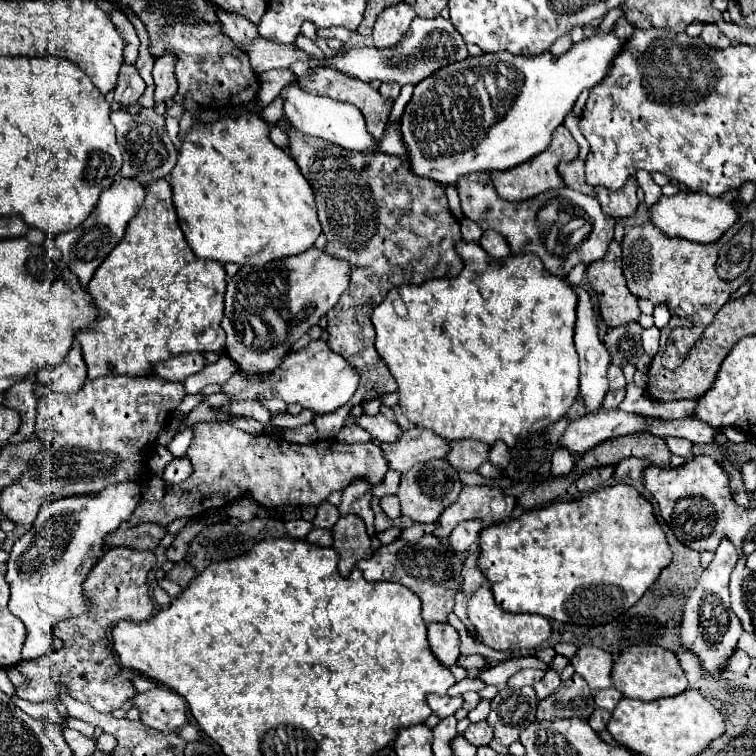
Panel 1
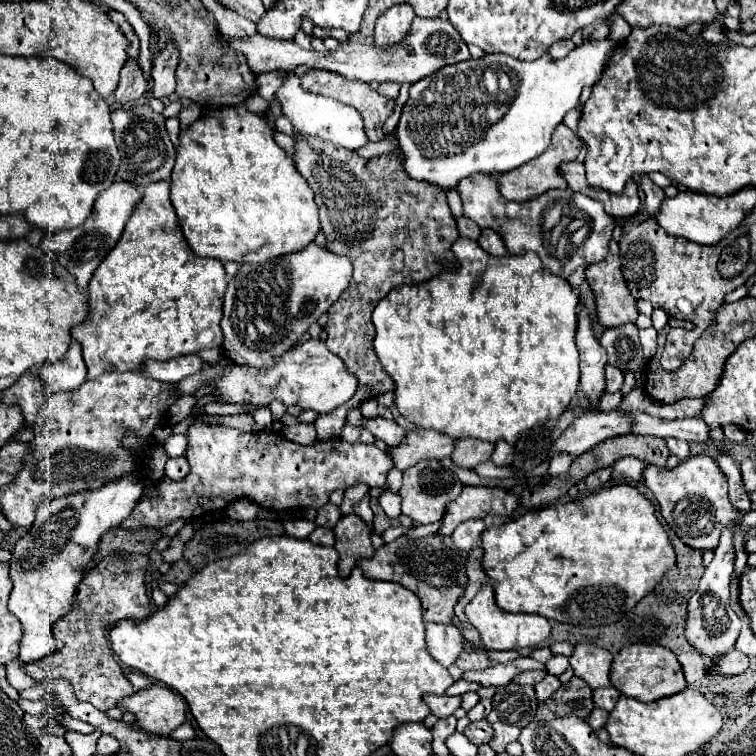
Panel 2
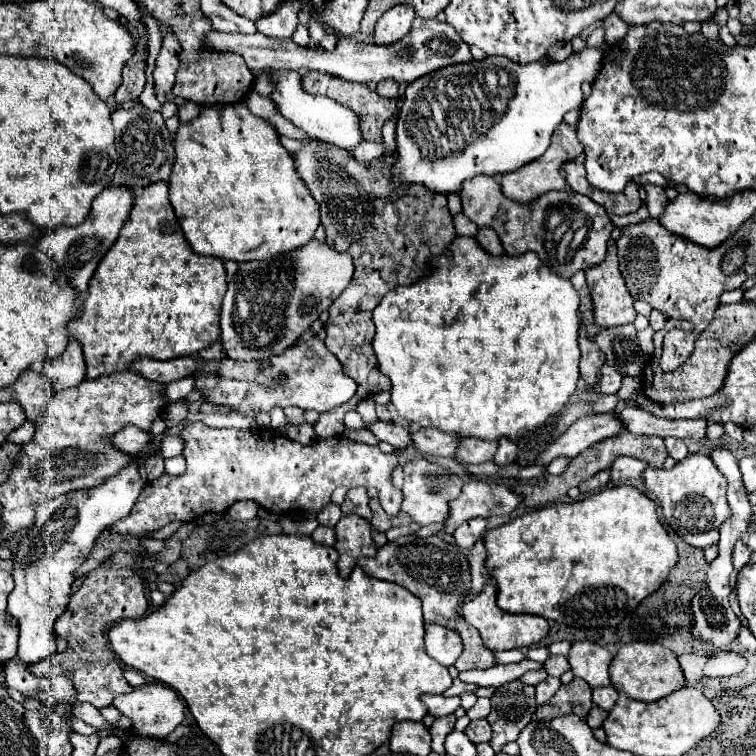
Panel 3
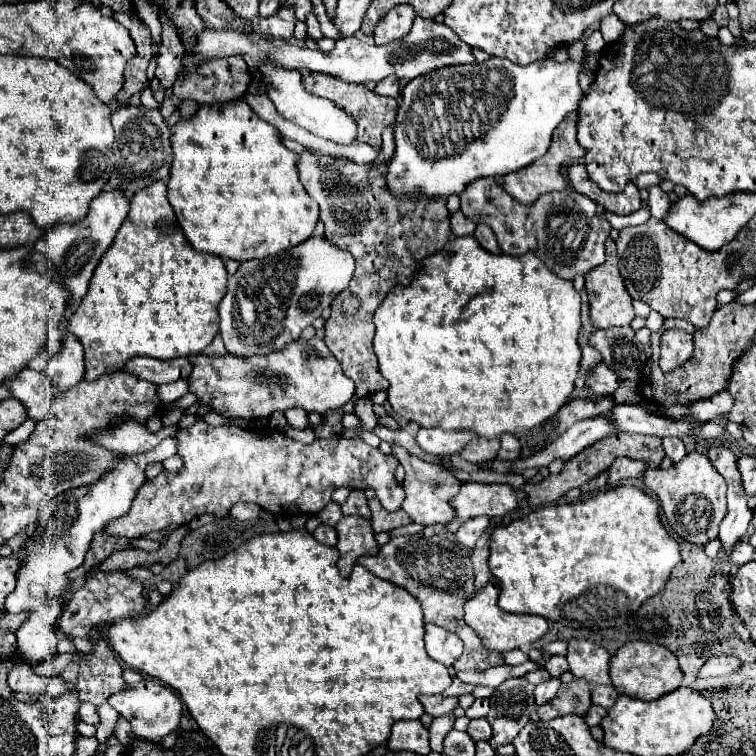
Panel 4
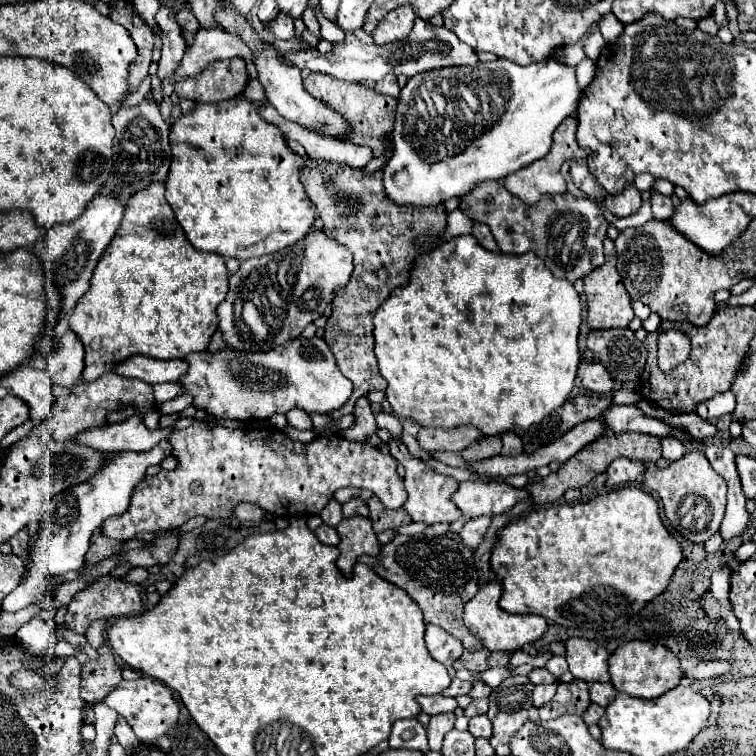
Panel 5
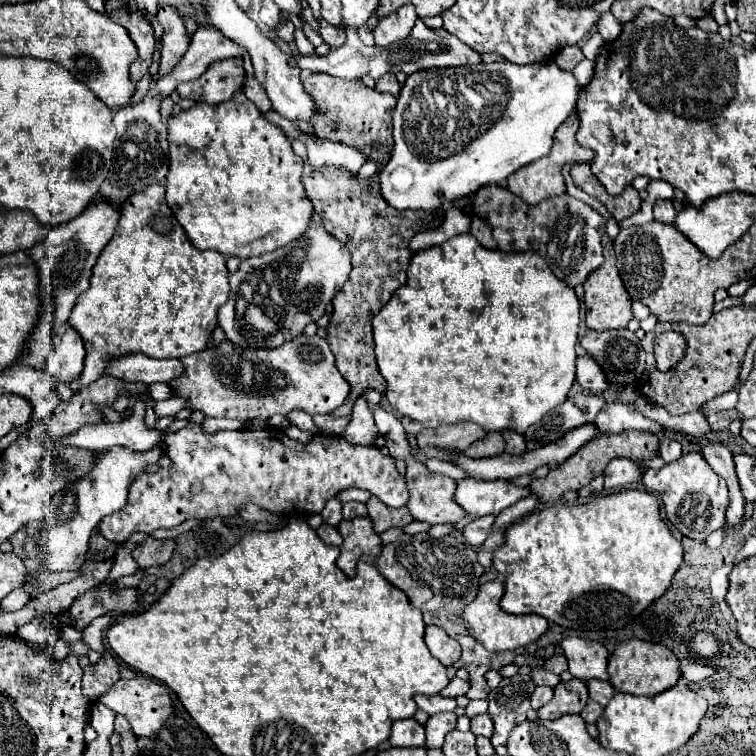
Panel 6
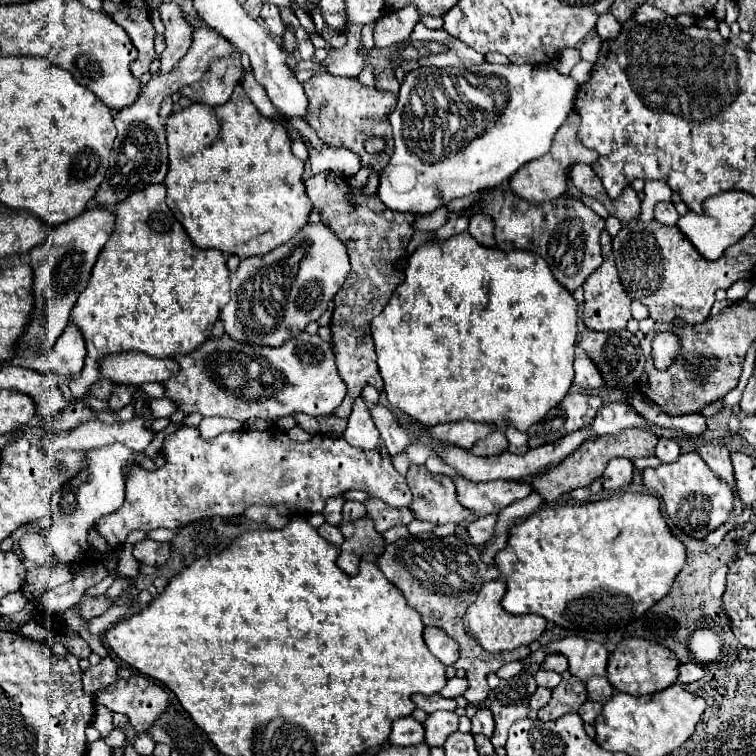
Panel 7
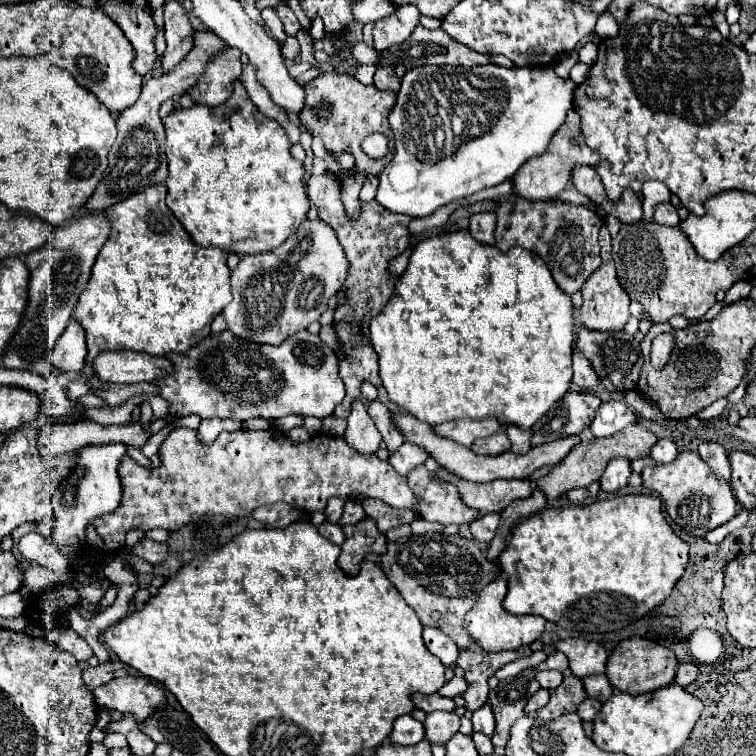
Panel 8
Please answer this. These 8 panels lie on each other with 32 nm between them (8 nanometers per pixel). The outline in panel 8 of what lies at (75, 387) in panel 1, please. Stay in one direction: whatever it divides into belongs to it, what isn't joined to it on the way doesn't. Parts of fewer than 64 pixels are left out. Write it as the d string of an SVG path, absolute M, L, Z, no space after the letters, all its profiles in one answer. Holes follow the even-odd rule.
M72 318L68 322L68 328L58 338L58 344L50 356L50 360L62 370L62 372L80 372L84 368L86 360L86 336L84 328Z

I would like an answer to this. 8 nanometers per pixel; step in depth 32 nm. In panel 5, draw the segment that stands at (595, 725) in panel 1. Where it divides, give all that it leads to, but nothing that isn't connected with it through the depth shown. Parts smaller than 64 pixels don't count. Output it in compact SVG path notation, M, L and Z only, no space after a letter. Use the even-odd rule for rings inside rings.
M590 704L590 708L586 708L584 710L584 714L582 714L582 718L584 718L584 722L590 726L590 724L596 724L600 718L604 716L604 708L602 706L598 706L598 704Z

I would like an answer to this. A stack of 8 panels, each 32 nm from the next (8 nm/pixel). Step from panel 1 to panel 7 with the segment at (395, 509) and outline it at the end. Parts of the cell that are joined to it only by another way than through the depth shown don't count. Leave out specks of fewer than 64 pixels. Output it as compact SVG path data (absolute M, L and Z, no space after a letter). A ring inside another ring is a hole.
M182 426L176 432L168 434L160 450L166 464L154 472L142 468L130 468L126 480L126 498L122 508L96 520L96 530L112 546L118 548L124 544L128 532L154 528L180 528L190 520L200 520L206 516L242 516L248 506L274 506L286 504L296 514L314 514L322 512L326 500L332 496L342 496L348 490L362 490L374 498L380 498L392 508L404 508L412 504L412 492L406 484L406 478L400 476L390 458L382 458L378 450L364 452L350 446L342 436L324 436L316 434L310 442L294 442L286 432L278 428L268 428L264 432L240 429L236 432L222 432L214 440L206 442L200 438L198 428Z

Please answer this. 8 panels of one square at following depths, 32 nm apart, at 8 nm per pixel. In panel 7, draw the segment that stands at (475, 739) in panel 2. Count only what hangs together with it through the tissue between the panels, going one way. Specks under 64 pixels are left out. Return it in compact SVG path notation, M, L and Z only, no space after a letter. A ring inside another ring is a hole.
M482 708L474 714L472 718L472 734L484 734L484 736L492 736L494 732L494 718L492 712L488 712L488 708Z

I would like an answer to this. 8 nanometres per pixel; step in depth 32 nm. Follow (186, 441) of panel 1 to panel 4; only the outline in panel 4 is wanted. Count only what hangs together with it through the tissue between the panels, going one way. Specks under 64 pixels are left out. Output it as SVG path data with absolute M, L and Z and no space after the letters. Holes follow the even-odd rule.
M166 438L162 440L154 450L146 454L128 454L122 456L116 468L112 472L106 472L100 480L84 486L84 488L74 488L72 492L62 492L50 504L40 512L40 524L34 532L32 538L28 538L24 546L24 556L20 556L22 566L18 572L18 586L14 592L8 594L4 608L6 612L18 614L22 610L32 610L30 618L18 628L18 652L24 662L36 664L48 660L54 650L56 650L58 639L56 639L56 618L62 610L60 602L60 592L68 584L66 574L84 562L84 554L90 550L92 536L98 530L104 530L104 526L114 520L124 516L132 500L146 480L146 466L150 462L162 462L164 458L170 458L176 454L176 440Z

